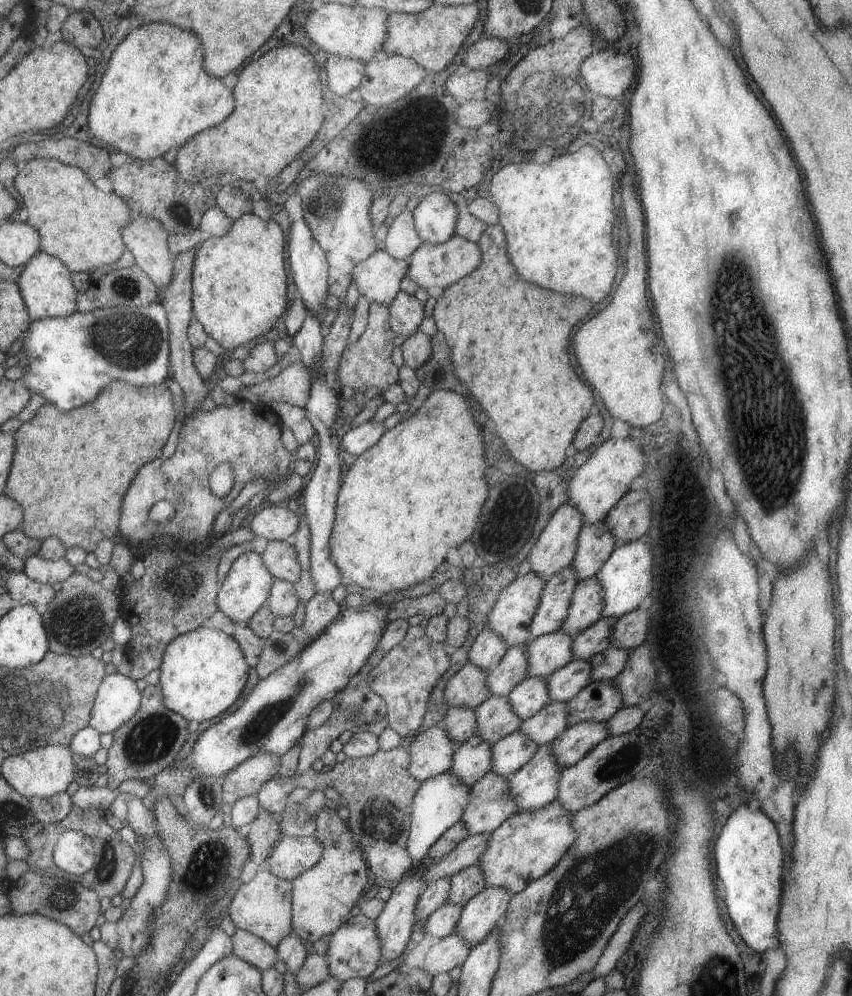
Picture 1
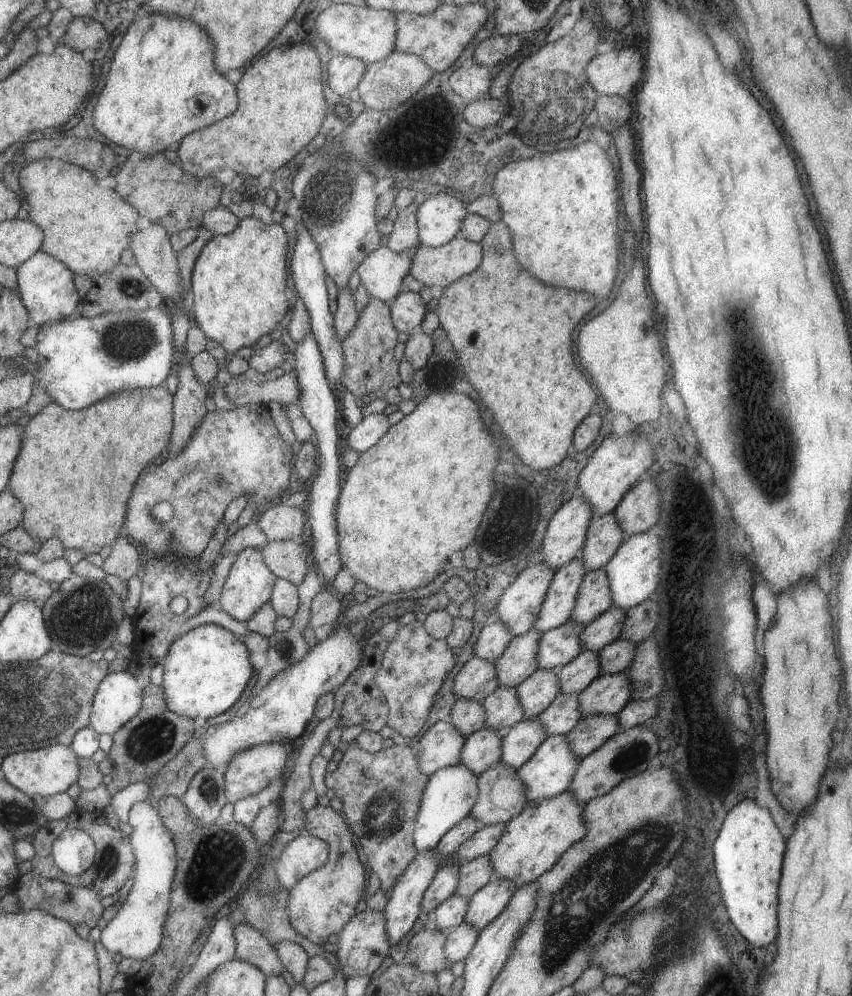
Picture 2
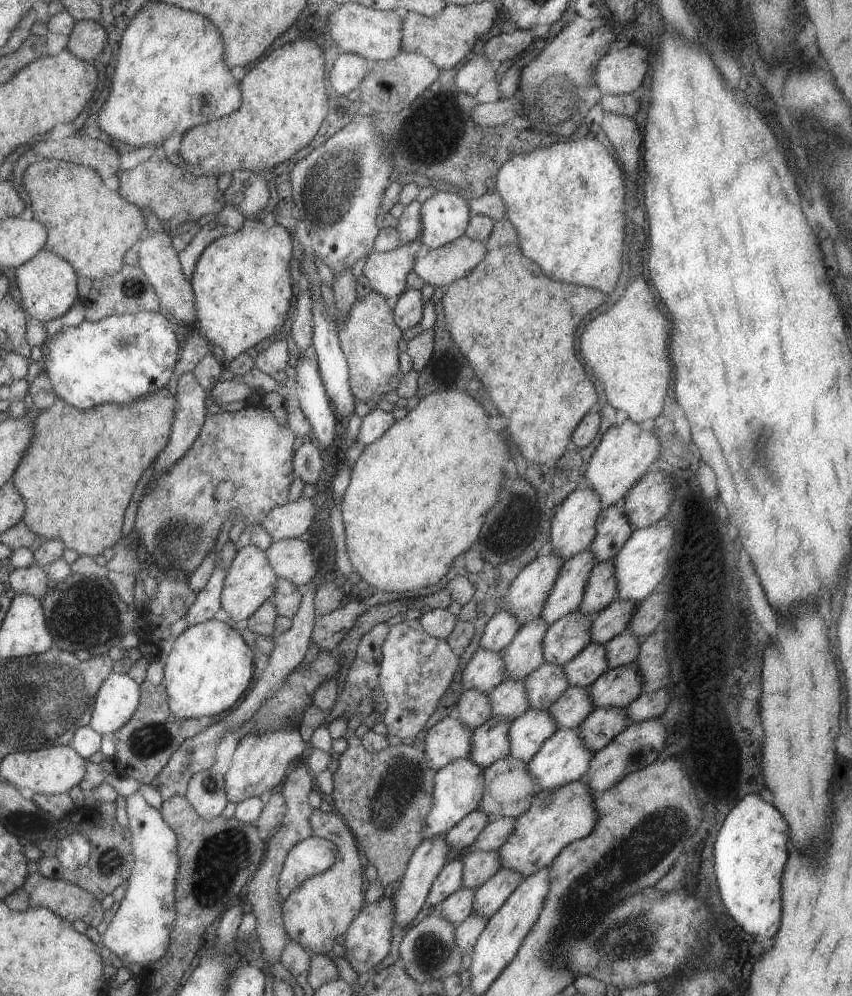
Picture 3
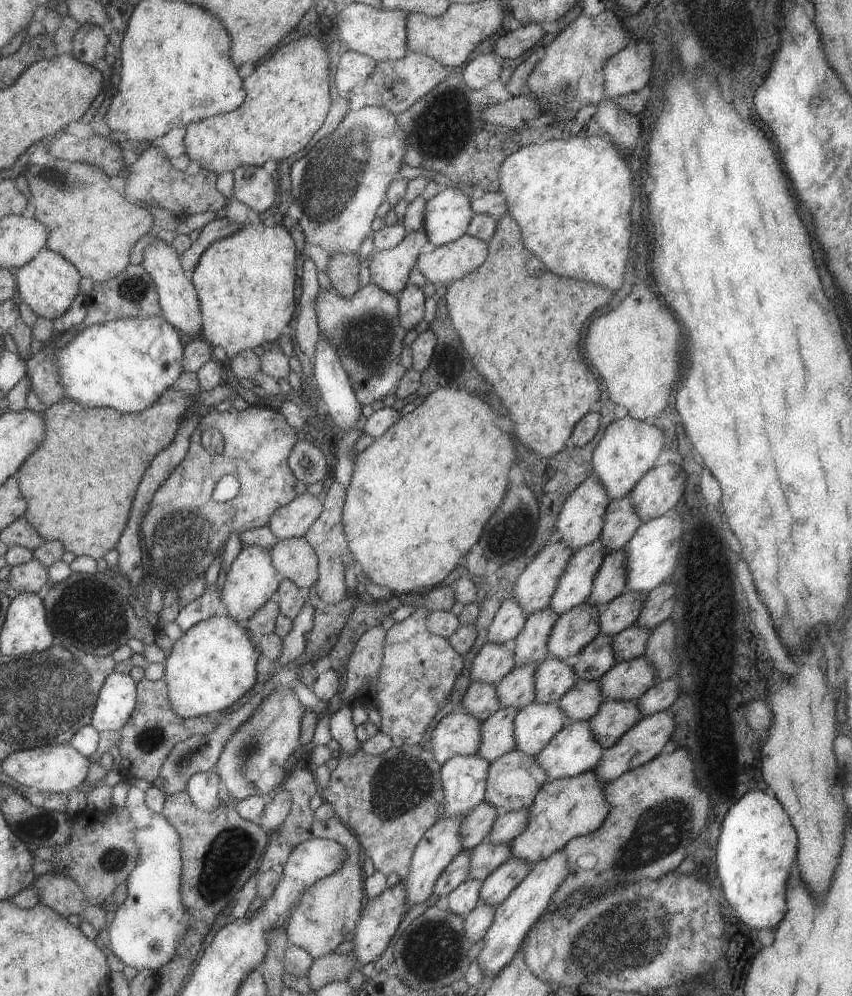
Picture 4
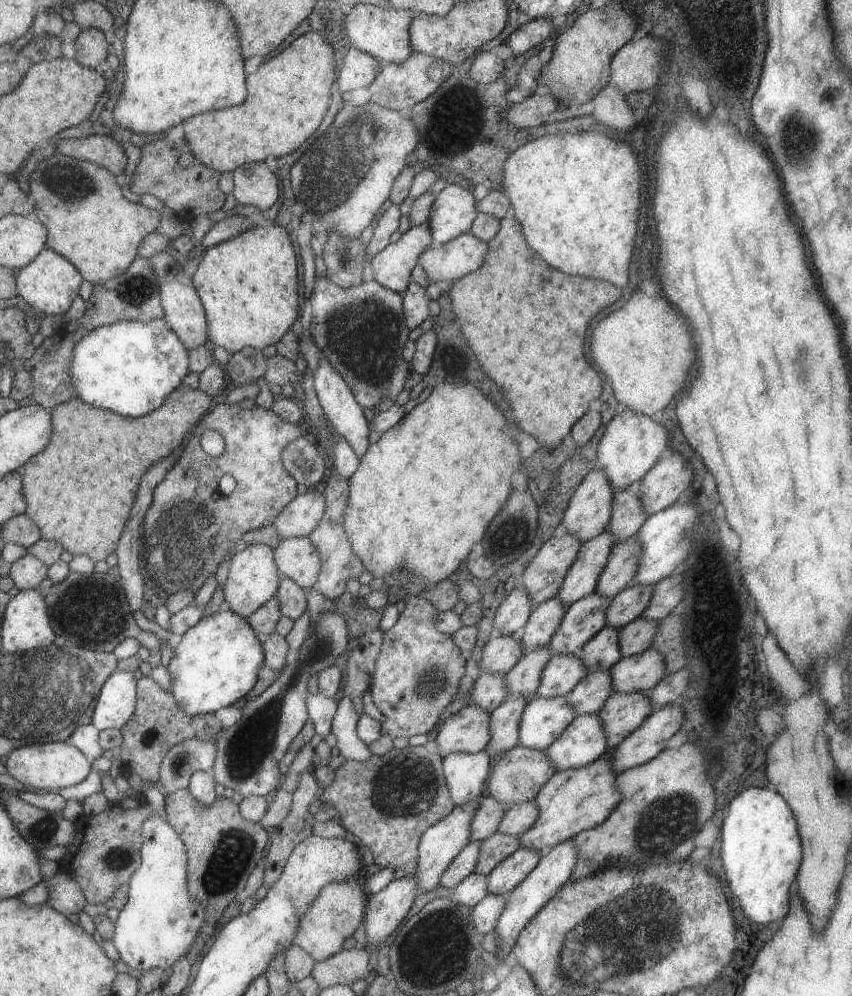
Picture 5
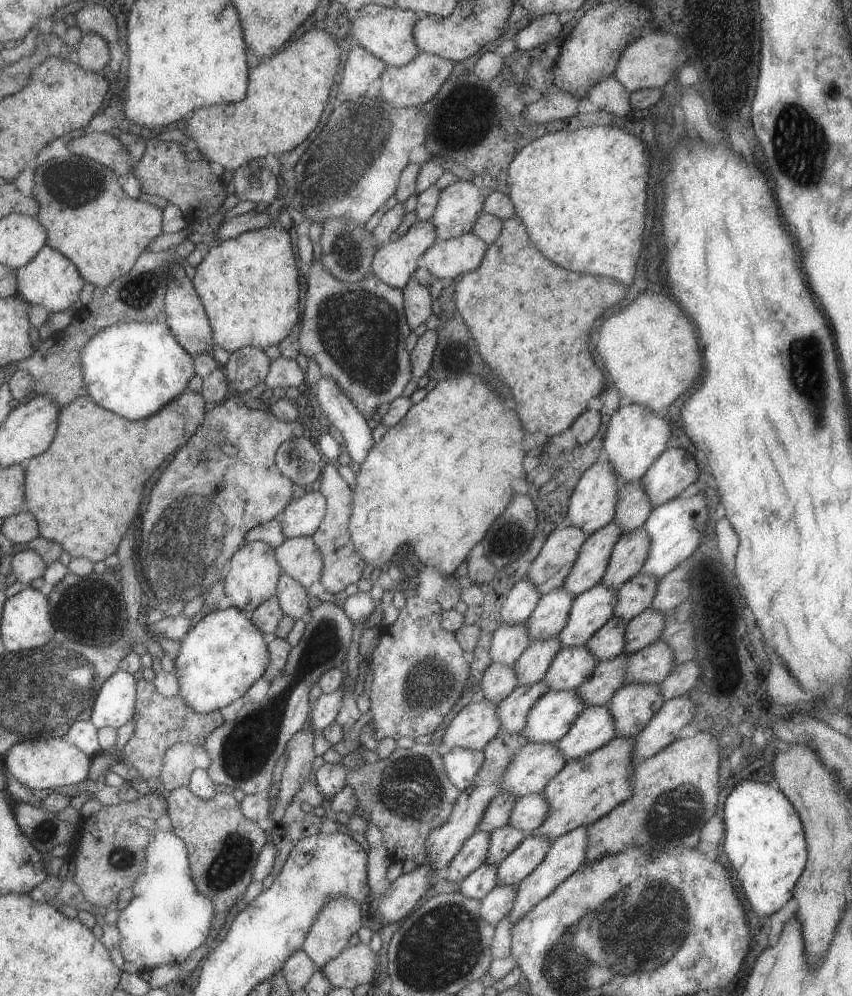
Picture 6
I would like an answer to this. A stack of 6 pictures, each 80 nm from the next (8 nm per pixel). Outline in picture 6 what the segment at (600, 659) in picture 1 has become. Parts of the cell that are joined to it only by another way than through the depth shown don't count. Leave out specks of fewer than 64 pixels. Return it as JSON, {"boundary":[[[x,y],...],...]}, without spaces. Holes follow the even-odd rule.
{"boundary":[[[649,607],[627,621],[623,632],[623,654],[630,655],[656,642],[665,626],[661,612]]]}

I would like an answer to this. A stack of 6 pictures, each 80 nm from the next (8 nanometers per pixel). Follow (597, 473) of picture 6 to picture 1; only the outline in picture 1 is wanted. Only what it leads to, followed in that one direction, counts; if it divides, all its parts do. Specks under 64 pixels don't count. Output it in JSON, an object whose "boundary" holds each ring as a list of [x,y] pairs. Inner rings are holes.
{"boundary":[[[567,502],[559,506],[525,556],[529,570],[541,580],[547,581],[559,570],[569,568],[582,525],[583,518],[573,506]]]}

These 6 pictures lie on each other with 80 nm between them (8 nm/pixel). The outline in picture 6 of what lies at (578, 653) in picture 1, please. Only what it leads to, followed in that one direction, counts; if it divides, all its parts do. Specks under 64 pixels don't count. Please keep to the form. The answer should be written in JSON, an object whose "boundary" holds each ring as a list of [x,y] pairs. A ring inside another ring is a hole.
{"boundary":[[[641,571],[629,578],[623,586],[615,592],[615,606],[613,606],[612,616],[621,618],[623,622],[635,618],[643,610],[650,607],[656,594],[656,584],[653,576],[643,574]]]}

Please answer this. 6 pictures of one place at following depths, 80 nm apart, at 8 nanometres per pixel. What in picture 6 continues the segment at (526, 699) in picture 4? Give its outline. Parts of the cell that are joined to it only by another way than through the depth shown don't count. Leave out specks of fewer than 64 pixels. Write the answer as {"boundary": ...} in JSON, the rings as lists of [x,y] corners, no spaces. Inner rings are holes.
{"boundary":[[[555,636],[532,640],[513,664],[513,672],[519,685],[531,686],[542,680],[551,660],[560,649],[561,644]]]}

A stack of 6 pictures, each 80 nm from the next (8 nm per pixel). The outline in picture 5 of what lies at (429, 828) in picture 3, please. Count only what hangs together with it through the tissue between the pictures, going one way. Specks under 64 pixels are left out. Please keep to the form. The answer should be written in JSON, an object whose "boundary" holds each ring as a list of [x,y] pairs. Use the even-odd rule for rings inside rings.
{"boundary":[[[487,751],[451,753],[442,758],[442,771],[452,803],[464,805],[480,795],[489,772]]]}

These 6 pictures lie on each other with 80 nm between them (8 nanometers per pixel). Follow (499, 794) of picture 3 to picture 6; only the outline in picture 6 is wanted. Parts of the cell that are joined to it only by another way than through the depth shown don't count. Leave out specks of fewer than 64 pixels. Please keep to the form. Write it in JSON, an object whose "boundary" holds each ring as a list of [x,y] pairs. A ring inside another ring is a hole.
{"boundary":[[[528,743],[507,764],[501,776],[500,792],[511,794],[514,799],[539,794],[565,764],[555,743]]]}

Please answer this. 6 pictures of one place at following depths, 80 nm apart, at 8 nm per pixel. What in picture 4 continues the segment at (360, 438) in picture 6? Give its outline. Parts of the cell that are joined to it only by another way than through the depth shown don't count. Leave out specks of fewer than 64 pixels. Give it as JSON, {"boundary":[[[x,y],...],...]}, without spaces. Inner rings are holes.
{"boundary":[[[320,334],[320,339],[315,345],[313,365],[313,378],[315,379],[315,386],[319,390],[319,398],[325,403],[327,414],[335,423],[335,426],[347,432],[347,430],[355,430],[361,425],[363,417],[361,415],[361,405],[357,401],[353,388],[351,387],[349,376],[342,367],[339,357],[336,355],[335,349],[325,342],[324,335]]]}

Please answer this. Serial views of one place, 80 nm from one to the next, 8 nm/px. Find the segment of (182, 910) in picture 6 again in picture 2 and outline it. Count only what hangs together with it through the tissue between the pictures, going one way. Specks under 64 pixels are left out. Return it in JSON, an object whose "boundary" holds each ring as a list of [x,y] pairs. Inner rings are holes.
{"boundary":[[[146,800],[136,801],[131,806],[128,824],[133,829],[129,841],[135,860],[135,879],[123,906],[101,930],[99,945],[107,951],[108,955],[118,954],[123,959],[132,958],[141,962],[149,958],[161,944],[171,882],[175,875],[176,851],[171,834],[165,830],[155,807],[149,805]]]}

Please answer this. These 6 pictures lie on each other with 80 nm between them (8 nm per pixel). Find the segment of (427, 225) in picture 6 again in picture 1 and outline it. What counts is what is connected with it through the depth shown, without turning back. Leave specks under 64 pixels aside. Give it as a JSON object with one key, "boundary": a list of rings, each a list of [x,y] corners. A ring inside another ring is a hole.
{"boundary":[[[376,249],[373,254],[363,262],[353,266],[351,280],[357,286],[357,292],[361,298],[365,298],[369,304],[389,305],[393,298],[400,292],[401,280],[407,275],[408,262],[392,258],[385,250]]]}

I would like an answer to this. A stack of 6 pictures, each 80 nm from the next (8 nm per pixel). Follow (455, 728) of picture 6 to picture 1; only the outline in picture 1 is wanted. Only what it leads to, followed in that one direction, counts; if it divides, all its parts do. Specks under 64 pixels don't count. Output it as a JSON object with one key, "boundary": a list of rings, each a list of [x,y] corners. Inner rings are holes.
{"boundary":[[[442,726],[417,733],[408,751],[411,778],[423,782],[449,771],[455,747]]]}

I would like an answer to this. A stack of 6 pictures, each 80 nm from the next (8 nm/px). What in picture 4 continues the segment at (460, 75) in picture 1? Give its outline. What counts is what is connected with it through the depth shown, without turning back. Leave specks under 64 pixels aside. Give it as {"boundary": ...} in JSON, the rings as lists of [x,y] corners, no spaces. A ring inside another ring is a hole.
{"boundary":[[[493,51],[479,54],[464,66],[462,79],[467,86],[480,89],[498,79],[503,59]]]}

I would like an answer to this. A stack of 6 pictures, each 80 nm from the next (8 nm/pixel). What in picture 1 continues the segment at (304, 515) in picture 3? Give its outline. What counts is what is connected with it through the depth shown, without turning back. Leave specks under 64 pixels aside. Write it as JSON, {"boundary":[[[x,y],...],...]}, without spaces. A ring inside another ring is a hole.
{"boundary":[[[285,504],[271,505],[255,514],[248,528],[256,537],[267,541],[285,541],[299,526],[300,513],[290,512]]]}

